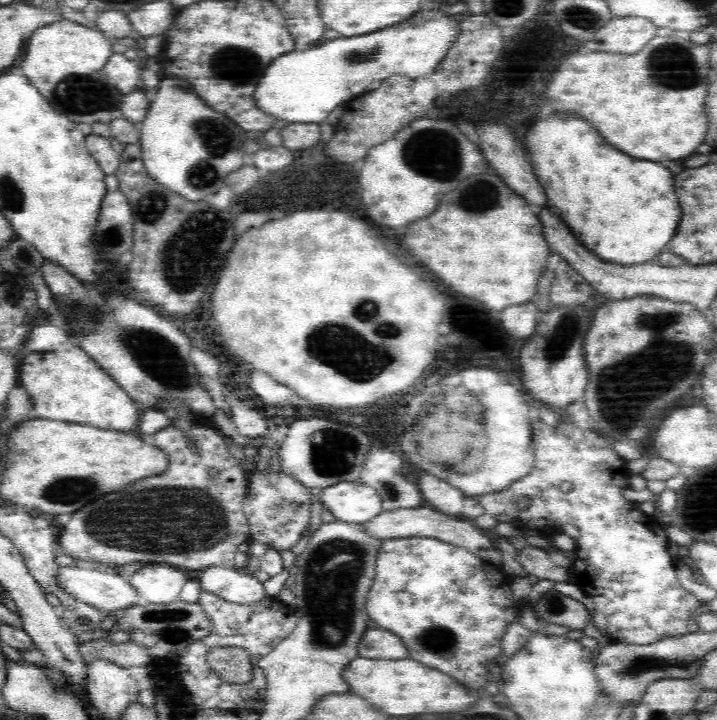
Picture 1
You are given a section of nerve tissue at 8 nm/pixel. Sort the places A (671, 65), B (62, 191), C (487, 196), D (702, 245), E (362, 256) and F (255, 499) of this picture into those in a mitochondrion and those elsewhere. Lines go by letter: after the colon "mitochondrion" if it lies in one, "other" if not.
A: mitochondrion
B: other
C: mitochondrion
D: other
E: other
F: other

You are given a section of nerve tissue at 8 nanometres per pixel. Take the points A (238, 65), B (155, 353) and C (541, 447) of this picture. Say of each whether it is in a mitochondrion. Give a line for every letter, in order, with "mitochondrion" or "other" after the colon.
A: mitochondrion
B: mitochondrion
C: other

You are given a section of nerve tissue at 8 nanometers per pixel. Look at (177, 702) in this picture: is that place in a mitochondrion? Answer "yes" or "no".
no

